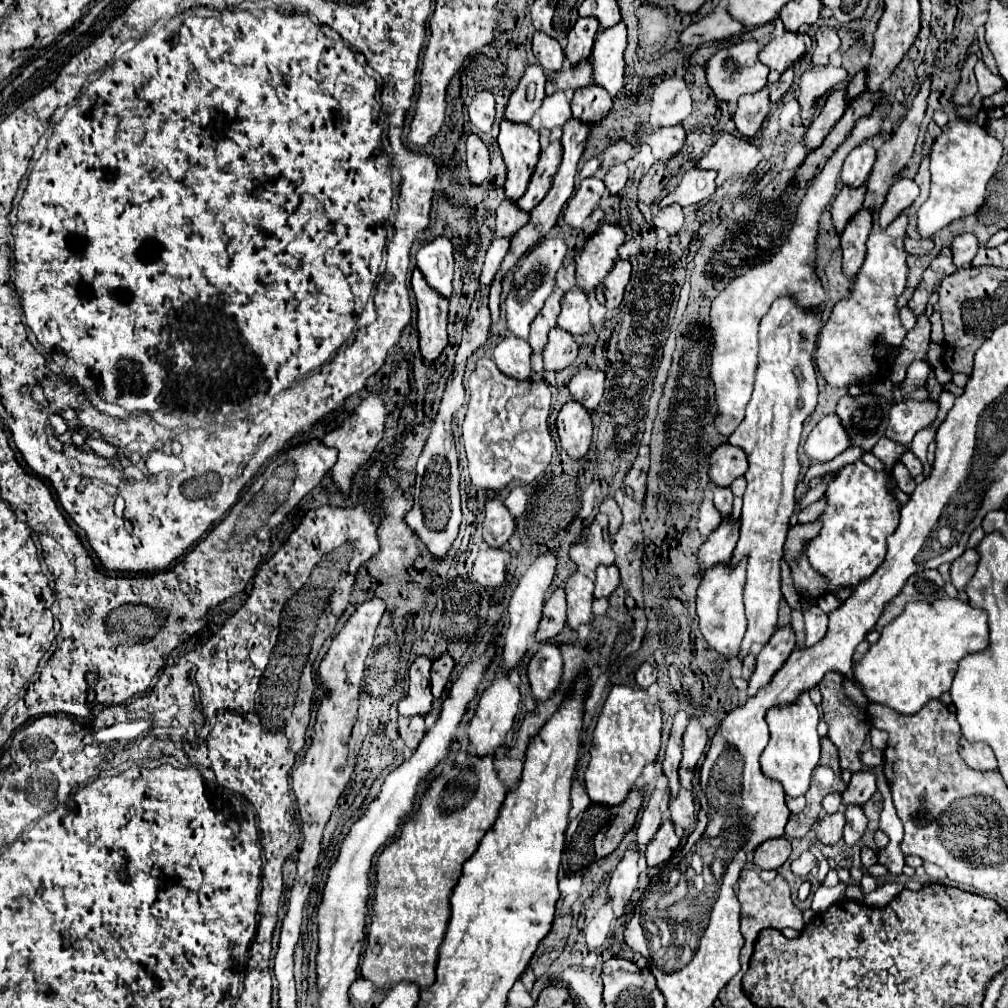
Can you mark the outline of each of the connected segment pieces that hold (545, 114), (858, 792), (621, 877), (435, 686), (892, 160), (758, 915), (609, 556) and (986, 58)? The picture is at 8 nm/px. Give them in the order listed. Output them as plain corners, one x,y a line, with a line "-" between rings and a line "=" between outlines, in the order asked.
555,92
553,96
547,96
543,100
543,106
539,110
539,116
543,120
545,128
557,128
563,126
571,118
571,108
563,92
=
873,768
873,772
857,772
857,774
853,774
847,790
841,794
845,806
865,804
873,796
873,792
877,790
877,784
875,784
877,770
879,768
=
629,848
623,856
623,860
619,862
619,866
615,868
615,872
611,874
609,880
609,888
607,888
607,896
611,900
613,906
613,916
619,918
623,916
623,910
633,894
633,890
637,888
637,876
639,876
639,864
637,860
643,854
637,852
637,848
=
443,654
441,658
433,660
433,666
431,666
431,690
433,690
433,696
435,700
441,698
445,686
449,684
449,676
455,668
455,662
449,654
=
925,80
925,82
921,84
919,94
917,94
915,100
913,100
911,110
907,112
905,120
899,124
899,128
897,128
897,132
893,134
893,138
891,138
887,144
883,144
883,146
879,148
879,152
877,152
877,164
873,166
873,172
871,172
871,176
869,176
867,196
865,196
865,204
863,204
863,208
871,210
871,212
877,212
877,210
883,206
885,196
887,196
887,190
893,186
893,182
899,178
899,172
905,168
907,160
911,158
913,148
915,148
915,142
917,142
919,124
921,124
921,120
923,120
923,116
925,116
925,108
927,108
929,92
931,92
931,80
=
745,868
739,876
739,888
737,888
737,898
741,902
741,934
745,938
745,946
741,950
741,966
743,970
747,970
749,966
749,958
753,954
753,944
757,940
757,934
765,928
795,928
797,931
802,931
803,926
803,912
793,904
791,900
791,888
785,882
783,876
777,876
771,882
763,882
759,878
759,872
753,868
=
597,514
595,522
585,530
583,542
575,544
569,552
571,560
583,570
595,570
599,564
613,564
615,554
611,548
611,536
607,532
607,516
=
983,34
979,36
979,48
981,48
981,52
983,52
983,62
985,62
985,66
987,66
993,74
999,74
999,72
997,72
997,66
995,66
995,60
993,60
993,54
991,54
989,48
987,48

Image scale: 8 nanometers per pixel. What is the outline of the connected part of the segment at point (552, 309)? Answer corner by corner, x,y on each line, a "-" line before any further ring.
555,288
553,294
547,298
545,306
541,308
541,312
535,316
533,324
531,324
531,334
529,334
529,344
533,348
535,354
541,352
541,348
545,346
547,334
551,328
557,326
557,316
559,316
559,300
563,298
563,290

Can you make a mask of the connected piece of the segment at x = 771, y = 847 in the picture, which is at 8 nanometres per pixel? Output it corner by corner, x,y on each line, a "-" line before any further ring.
773,838
765,840
757,850
755,850
755,866
761,870
775,870
779,868
791,854
791,844
785,838

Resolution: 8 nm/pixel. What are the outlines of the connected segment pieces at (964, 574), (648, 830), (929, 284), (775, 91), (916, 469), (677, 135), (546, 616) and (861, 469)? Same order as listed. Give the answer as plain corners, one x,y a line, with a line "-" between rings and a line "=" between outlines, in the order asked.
967,548
953,564
951,564
951,580
955,584
957,590
963,590
967,586
967,582
973,578
975,570
977,570
977,562
979,562
979,554
975,548
=
655,790
655,792
651,794
649,806
647,806
647,810
643,812
641,822
639,822
639,826
637,826
635,844
637,844
639,850
645,848
645,846
653,840
655,832
659,830
659,826
661,826
661,822
663,822
663,816
665,816
667,808
669,808
669,790
=
943,248
943,250
939,252
939,256
931,262
931,266
925,270
921,284
919,284
917,290
913,292
913,298
909,300
909,308
913,310
915,316
921,316
921,314
925,312
927,302
929,302
931,294
935,292
939,280
945,278
947,274
953,274
955,270
957,270
957,268
955,268
955,264
953,264
953,260
951,260
951,250
949,250
949,248
=
787,68
785,74
781,74
781,78
775,84
769,84
771,102
777,102
779,98
783,98
789,92
791,84
793,84
793,68
=
907,450
907,452
903,454
903,464
909,468
911,476
919,476
919,474
923,472
923,464
921,464
921,460
919,460
911,450
=
673,126
673,128
661,128
657,132
643,132
647,144
653,150
653,156
657,160
669,160
677,156
685,144
685,130
683,126
=
557,588
553,592
553,596
545,602
545,608
543,608
543,622
547,622
549,628
545,628
545,640
559,634
567,622
567,616
565,616
565,592
563,588
=
863,460
843,466
841,470
837,470
835,478
827,484
827,490
823,494
823,498
827,500
827,508
819,516
821,532
817,538
809,540
805,546
805,556
809,564
813,566
813,570
817,570
825,578
825,592
835,592
839,588
855,590
859,582
869,578
883,564
887,554
887,536
895,532
899,522
899,510
901,510
901,502
897,502
897,498
893,496
895,486
897,482
891,474
877,472
869,468

